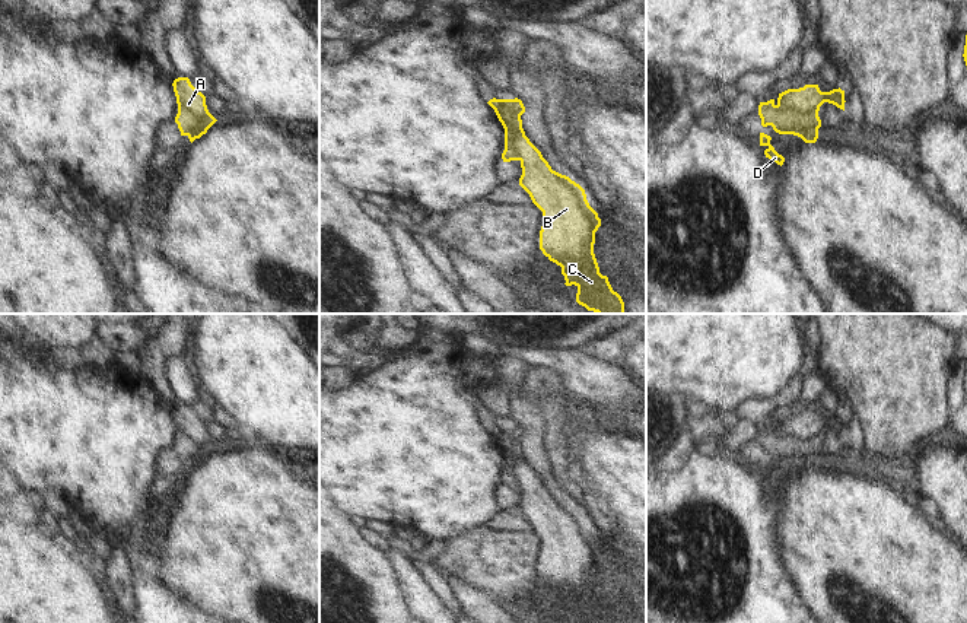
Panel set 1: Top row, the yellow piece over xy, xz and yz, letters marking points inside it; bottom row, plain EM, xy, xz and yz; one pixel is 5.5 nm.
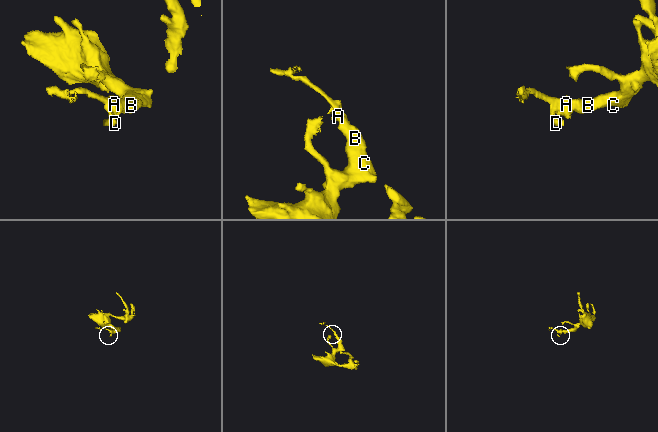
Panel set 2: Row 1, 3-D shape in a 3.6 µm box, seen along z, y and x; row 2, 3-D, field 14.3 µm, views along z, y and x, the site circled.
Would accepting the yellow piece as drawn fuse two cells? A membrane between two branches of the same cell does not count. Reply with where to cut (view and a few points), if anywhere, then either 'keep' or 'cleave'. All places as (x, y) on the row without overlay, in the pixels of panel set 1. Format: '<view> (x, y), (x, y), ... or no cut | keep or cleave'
no cut | keep

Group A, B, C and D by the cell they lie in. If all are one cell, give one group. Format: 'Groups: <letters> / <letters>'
Groups: A B C D

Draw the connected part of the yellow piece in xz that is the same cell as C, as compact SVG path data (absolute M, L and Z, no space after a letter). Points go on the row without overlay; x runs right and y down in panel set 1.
M521 426L487 429L505 455L503 489L519 487L519 512L543 538L540 576L562 594L566 613L578 614L576 623L620 623L608 604L599 600L594 581L598 540L589 533L585 516L551 496L522 455L525 433Z

